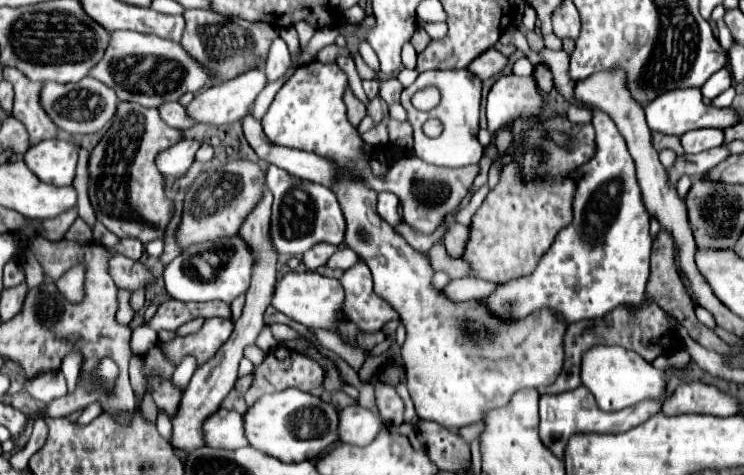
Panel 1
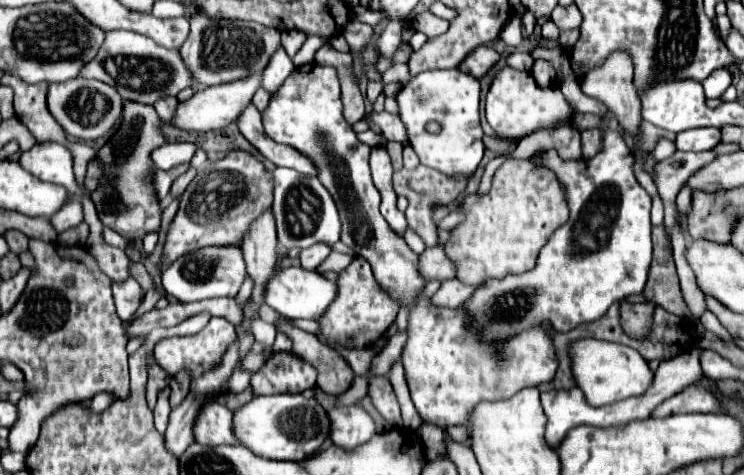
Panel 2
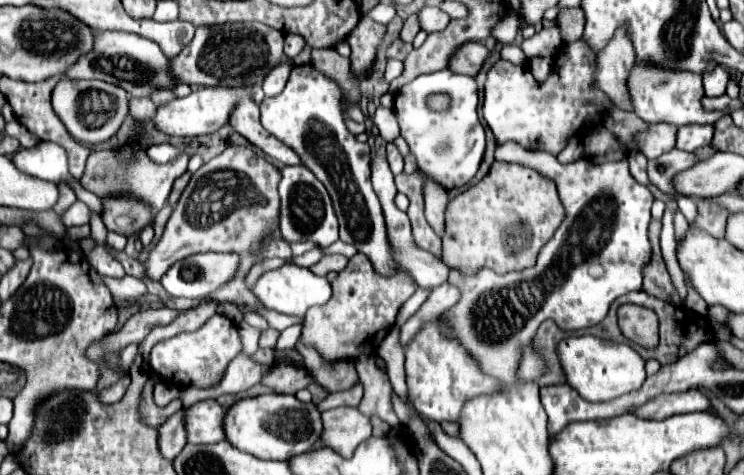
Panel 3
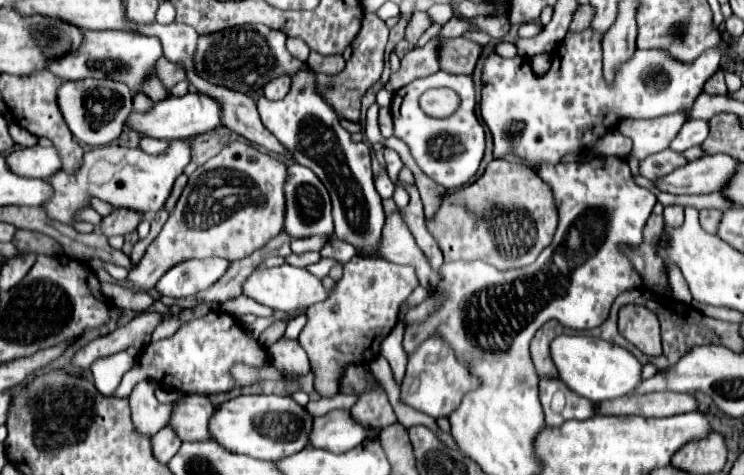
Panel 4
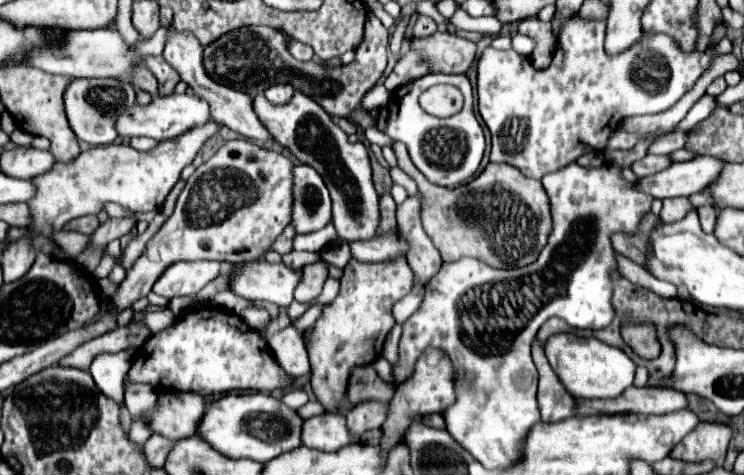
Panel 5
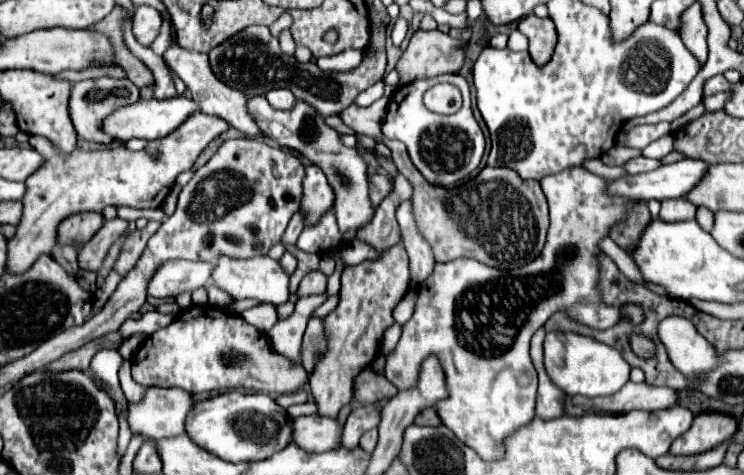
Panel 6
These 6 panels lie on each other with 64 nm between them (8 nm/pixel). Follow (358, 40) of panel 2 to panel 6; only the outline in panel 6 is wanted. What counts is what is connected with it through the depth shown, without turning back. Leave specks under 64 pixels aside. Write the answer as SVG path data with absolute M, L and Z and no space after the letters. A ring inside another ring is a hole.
M372 22L366 56L358 68L348 72L320 70L314 62L300 64L294 56L288 56L280 50L278 38L272 36L266 26L244 28L242 32L224 40L220 46L212 48L208 56L214 76L226 86L244 92L246 96L266 94L272 88L288 88L298 100L304 100L320 110L322 116L338 116L344 108L354 104L360 92L382 80L386 68L386 30Z

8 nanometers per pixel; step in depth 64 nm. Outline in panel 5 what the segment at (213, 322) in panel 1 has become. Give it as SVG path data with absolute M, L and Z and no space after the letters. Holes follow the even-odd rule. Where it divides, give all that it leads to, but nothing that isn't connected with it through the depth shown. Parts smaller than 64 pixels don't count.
M206 306L200 310L186 312L178 318L176 324L170 328L162 330L160 334L152 334L144 348L136 352L134 364L128 372L128 380L132 384L136 382L146 382L156 386L158 390L184 390L184 392L196 392L200 396L210 396L210 394L228 394L232 390L274 390L274 388L284 388L290 386L292 378L284 374L284 370L276 364L266 340L260 336L260 332L248 328L244 320L236 314L222 312L214 306Z

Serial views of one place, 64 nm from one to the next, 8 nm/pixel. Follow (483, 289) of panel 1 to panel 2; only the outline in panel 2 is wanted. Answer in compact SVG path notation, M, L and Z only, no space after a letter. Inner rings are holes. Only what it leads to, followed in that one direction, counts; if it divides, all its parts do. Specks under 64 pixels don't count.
M458 278L446 280L442 282L440 290L432 296L432 302L436 306L446 306L446 308L458 308L460 304L464 304L464 300L468 300L468 296L474 294L478 284L464 284Z

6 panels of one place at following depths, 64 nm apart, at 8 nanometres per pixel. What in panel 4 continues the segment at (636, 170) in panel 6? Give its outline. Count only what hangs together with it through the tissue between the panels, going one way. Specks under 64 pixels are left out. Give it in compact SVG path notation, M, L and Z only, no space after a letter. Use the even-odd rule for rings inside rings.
M664 150L664 152L658 152L654 156L644 158L640 162L640 174L646 176L648 180L660 180L684 164L688 164L688 160L680 152Z

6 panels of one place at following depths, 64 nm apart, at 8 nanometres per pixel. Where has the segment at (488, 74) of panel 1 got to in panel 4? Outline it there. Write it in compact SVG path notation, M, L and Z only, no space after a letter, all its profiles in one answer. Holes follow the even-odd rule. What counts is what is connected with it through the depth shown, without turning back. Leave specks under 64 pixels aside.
M448 40L444 44L444 52L440 54L440 68L450 74L472 74L476 68L476 62L482 54L482 46L468 40Z

